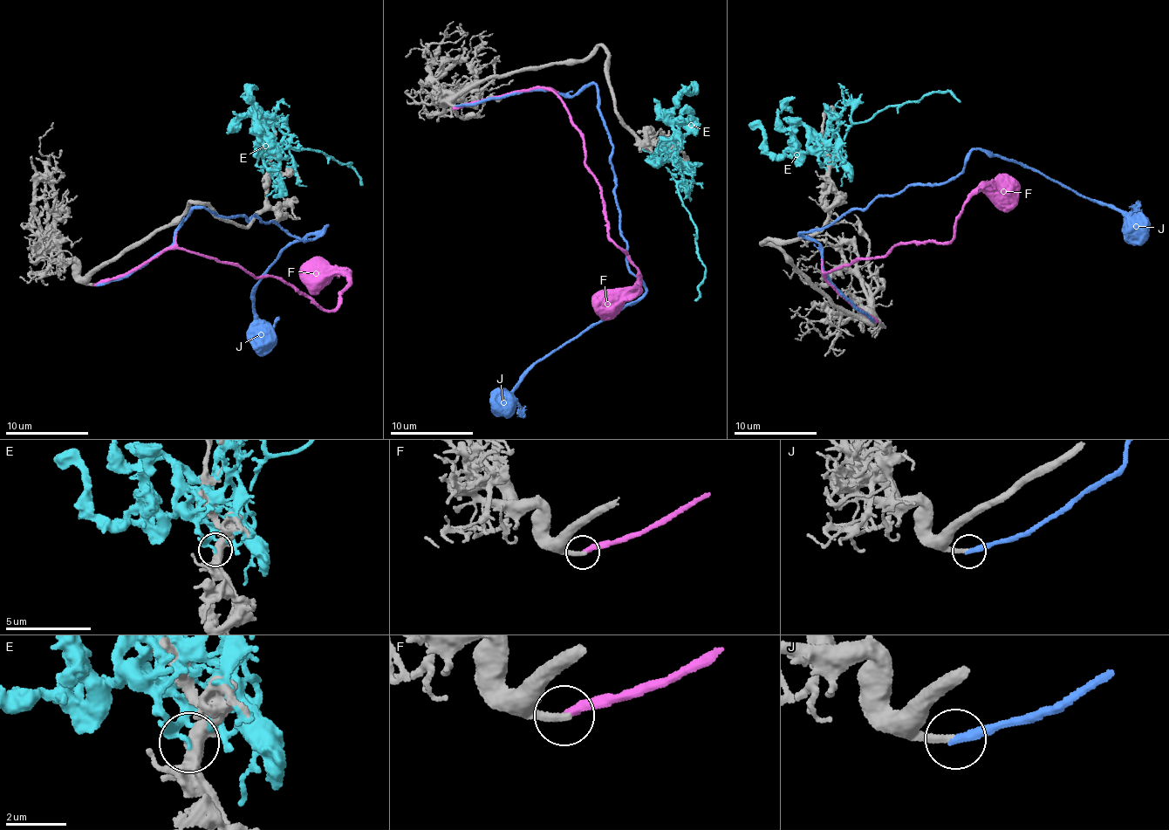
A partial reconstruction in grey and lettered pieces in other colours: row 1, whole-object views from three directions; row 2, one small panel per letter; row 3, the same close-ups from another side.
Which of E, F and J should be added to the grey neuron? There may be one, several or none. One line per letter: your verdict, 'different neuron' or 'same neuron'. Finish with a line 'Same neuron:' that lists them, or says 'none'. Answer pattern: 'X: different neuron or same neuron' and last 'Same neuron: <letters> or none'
E: different neuron
F: different neuron
J: same neuron
Same neuron: J

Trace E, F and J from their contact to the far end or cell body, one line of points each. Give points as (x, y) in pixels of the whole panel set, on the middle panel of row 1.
E: (658, 142), (652, 157), (666, 167), (676, 181), (679, 198), (696, 229), (696, 254), (705, 270), (695, 301)
F: (456, 106), (548, 88), (568, 111), (600, 191), (609, 239), (638, 275), (601, 318)
J: (457, 106), (531, 89), (570, 95), (594, 84), (611, 141), (629, 271), (645, 291), (543, 359), (495, 403)

